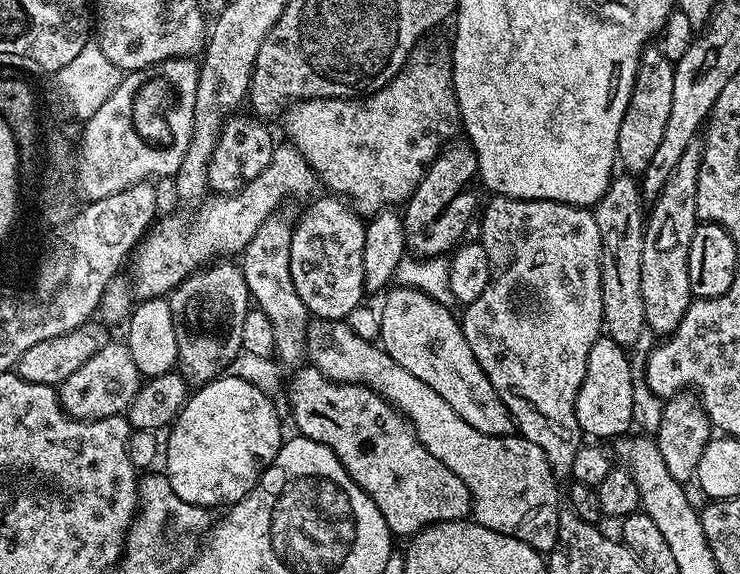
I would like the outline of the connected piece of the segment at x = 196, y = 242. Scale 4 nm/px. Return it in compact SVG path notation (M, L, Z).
M283 143L273 147L270 166L266 166L266 170L262 170L262 174L258 174L258 178L254 178L241 192L209 195L193 211L197 212L189 224L180 216L164 215L153 223L135 249L136 265L130 271L132 287L141 301L167 297L186 277L203 268L217 254L243 253L250 238L258 234L258 226L279 209L276 207L283 202L287 192L292 196L313 195L311 192L318 188L316 172L297 148L293 148L291 143Z

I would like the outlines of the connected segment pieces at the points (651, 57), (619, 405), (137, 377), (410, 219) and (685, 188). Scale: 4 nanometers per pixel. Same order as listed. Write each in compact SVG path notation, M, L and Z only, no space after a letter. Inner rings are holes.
M649 46L640 56L638 74L634 78L634 90L622 118L622 130L618 130L618 164L625 173L643 174L662 142L666 122L670 119L670 105L674 103L674 64L660 53L659 47Z
M602 334L594 342L594 346L590 346L590 358L586 360L586 378L582 378L582 386L578 390L576 395L576 417L578 418L578 426L581 433L588 438L600 438L596 436L612 436L611 438L619 438L629 431L628 428L632 424L632 411L636 408L636 388L632 385L632 364L628 361L629 353L625 349L621 348L618 342L614 342L606 334Z
M111 342L94 354L58 385L60 405L76 420L97 420L127 413L134 394L138 394L142 377L124 342Z
M467 142L449 143L436 157L436 161L428 165L422 182L402 208L404 246L413 257L443 257L465 239L464 231L476 212L476 199L481 192L478 187L479 175L476 152Z
M703 143L686 146L678 166L670 174L664 188L650 206L642 242L642 302L644 323L656 338L669 336L678 330L686 310L694 299L690 290L690 242L697 226L698 174L702 166Z

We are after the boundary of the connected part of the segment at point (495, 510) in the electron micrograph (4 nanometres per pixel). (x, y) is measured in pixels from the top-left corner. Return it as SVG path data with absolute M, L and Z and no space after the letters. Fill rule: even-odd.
M313 319L308 325L308 342L306 345L306 356L314 367L322 373L327 380L337 380L339 384L364 384L370 390L378 393L387 404L397 408L412 424L416 431L418 442L442 462L462 482L466 482L468 493L472 496L471 519L477 524L486 526L498 534L506 534L510 538L518 538L518 542L526 542L534 551L547 554L552 551L558 538L558 518L562 507L562 488L552 473L552 464L546 458L542 446L524 439L519 434L510 436L491 436L482 434L482 430L474 430L458 414L454 414L454 406L450 402L445 402L435 390L430 390L426 382L419 378L414 378L410 370L402 370L390 354L386 354L379 343L358 338L354 330L350 330L347 323L338 320L318 320Z

